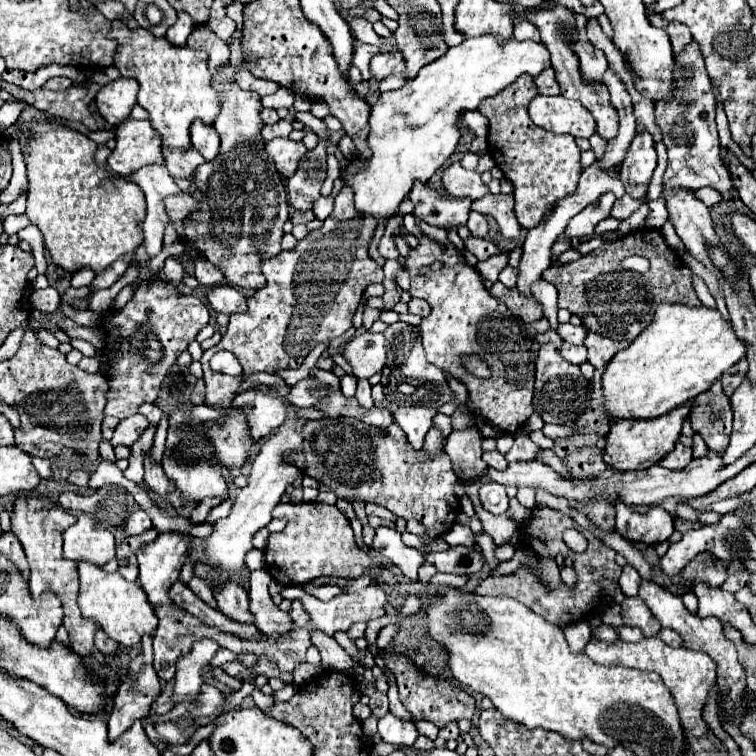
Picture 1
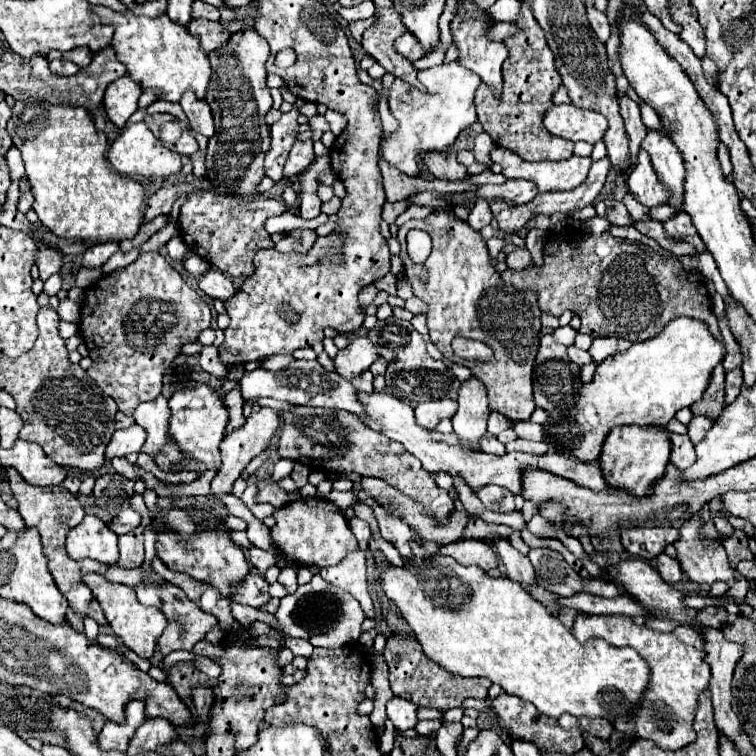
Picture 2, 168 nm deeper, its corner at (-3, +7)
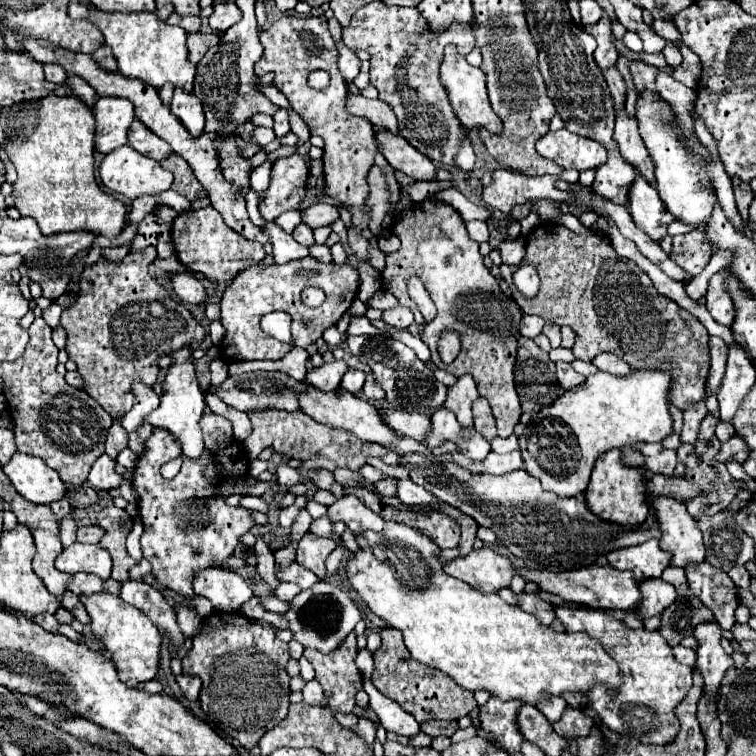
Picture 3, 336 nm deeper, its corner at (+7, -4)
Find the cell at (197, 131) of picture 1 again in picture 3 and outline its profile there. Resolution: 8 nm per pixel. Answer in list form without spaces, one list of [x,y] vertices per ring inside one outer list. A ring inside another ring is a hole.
[[[175,91],[171,99],[171,113],[185,125],[191,137],[199,137],[203,133],[205,119],[203,119],[201,103],[197,103],[197,97],[193,93]]]

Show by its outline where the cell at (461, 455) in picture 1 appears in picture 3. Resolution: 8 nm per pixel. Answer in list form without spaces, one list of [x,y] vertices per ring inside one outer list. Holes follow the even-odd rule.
[[[463,375],[457,379],[453,387],[449,387],[445,407],[455,413],[457,421],[461,423],[463,429],[473,429],[473,411],[471,405],[479,397],[477,385],[471,375]]]

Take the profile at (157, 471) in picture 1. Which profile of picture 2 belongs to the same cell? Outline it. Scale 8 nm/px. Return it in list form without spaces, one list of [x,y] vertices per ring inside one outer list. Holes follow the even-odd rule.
[[[159,394],[151,402],[143,402],[143,404],[137,406],[133,418],[141,428],[147,430],[147,440],[145,440],[141,452],[155,458],[155,452],[165,444],[169,414],[171,412],[169,412],[169,406],[167,406],[167,398],[163,394]]]

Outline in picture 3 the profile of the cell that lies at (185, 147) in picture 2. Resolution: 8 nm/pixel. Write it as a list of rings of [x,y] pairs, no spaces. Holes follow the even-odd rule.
[[[133,121],[129,127],[129,145],[135,147],[139,153],[151,157],[156,161],[167,159],[169,155],[173,155],[173,149],[167,141],[163,141],[161,137],[157,137],[151,129],[147,129],[141,121]]]

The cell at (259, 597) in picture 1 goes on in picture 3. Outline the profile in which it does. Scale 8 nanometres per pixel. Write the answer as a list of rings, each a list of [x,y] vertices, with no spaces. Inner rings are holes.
[[[229,569],[201,571],[193,585],[197,595],[207,597],[221,613],[237,613],[241,605],[253,597],[253,589],[247,579]]]

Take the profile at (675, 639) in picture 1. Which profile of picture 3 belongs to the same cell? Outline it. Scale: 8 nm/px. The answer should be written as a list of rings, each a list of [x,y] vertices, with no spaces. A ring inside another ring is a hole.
[[[683,645],[673,647],[673,655],[675,655],[675,659],[677,659],[679,663],[689,665],[689,667],[693,667],[693,665],[695,665],[695,659],[697,659],[695,651],[693,651],[693,649],[689,649],[689,647],[683,647]]]

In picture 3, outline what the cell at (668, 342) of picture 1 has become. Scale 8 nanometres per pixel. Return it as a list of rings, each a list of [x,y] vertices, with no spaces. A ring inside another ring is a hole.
[[[633,369],[625,377],[601,371],[589,375],[581,387],[569,389],[553,407],[545,407],[531,417],[519,437],[527,471],[537,477],[547,491],[575,497],[587,489],[597,457],[613,447],[623,451],[625,465],[641,467],[643,453],[637,449],[637,443],[663,441],[673,431],[669,413],[671,385],[671,373],[661,369]]]

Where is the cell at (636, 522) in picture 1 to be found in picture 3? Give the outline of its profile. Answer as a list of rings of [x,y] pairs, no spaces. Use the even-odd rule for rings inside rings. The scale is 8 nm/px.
[[[651,539],[635,547],[611,551],[607,555],[607,561],[615,569],[633,571],[635,579],[641,583],[643,579],[649,579],[649,577],[661,577],[663,569],[669,567],[671,563],[671,555],[659,547],[657,539]]]

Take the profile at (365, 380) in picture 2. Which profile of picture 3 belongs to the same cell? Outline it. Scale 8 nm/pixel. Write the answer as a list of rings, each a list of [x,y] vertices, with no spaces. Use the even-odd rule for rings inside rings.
[[[349,369],[341,381],[341,387],[349,393],[359,393],[363,389],[363,383],[365,383],[365,373],[363,371],[355,371],[355,369]]]

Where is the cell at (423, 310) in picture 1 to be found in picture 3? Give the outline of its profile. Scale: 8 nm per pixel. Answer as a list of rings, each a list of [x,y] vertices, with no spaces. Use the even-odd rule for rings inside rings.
[[[395,307],[389,311],[383,311],[383,321],[387,321],[393,327],[409,327],[413,323],[413,313],[405,307]]]

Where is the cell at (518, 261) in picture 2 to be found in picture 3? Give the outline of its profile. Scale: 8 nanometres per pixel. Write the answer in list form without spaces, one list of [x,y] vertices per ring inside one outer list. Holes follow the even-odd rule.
[[[521,239],[515,241],[503,241],[499,243],[499,251],[501,251],[501,259],[507,265],[521,265],[521,259],[525,255],[525,243]]]

